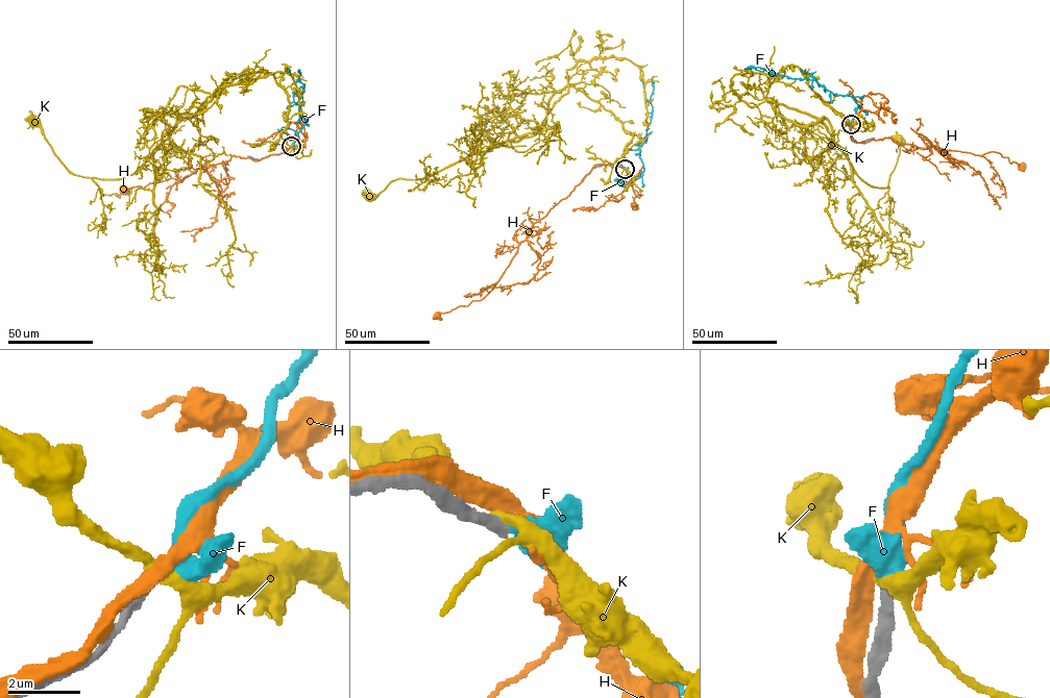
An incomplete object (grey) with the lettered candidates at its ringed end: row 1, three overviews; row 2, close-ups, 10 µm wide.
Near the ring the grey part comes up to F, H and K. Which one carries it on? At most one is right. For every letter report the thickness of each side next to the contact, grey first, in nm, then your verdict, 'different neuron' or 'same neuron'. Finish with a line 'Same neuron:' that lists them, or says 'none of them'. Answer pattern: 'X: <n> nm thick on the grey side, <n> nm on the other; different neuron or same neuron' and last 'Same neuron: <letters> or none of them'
F: 320 nm thick on the grey side, 440 nm on the other; same neuron
H: 320 nm thick on the grey side, 380 nm on the other; different neuron
K: 340 nm thick on the grey side, 320 nm on the other; different neuron
Same neuron: F

